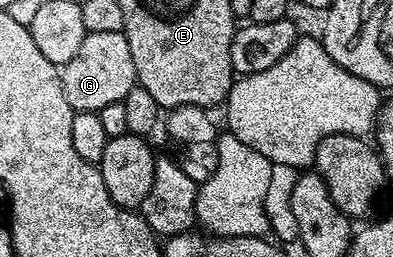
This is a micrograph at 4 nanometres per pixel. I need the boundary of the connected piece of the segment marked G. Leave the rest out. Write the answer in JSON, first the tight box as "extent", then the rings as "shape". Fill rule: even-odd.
{"extent":[62,31,137,113],"shape":[[[122,31],[117,33],[87,33],[81,41],[81,49],[73,56],[73,61],[62,64],[65,101],[69,101],[72,111],[94,111],[98,113],[105,105],[122,103],[123,99],[137,85],[133,53],[129,41]]]}

